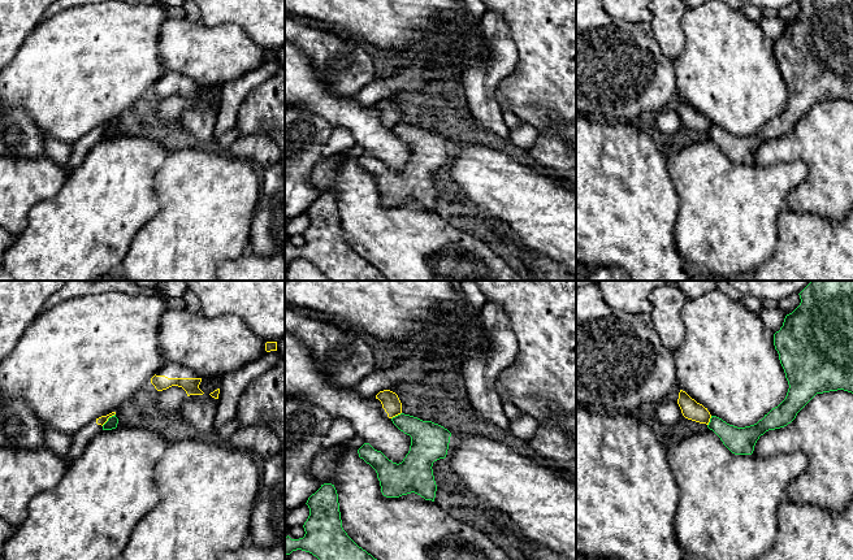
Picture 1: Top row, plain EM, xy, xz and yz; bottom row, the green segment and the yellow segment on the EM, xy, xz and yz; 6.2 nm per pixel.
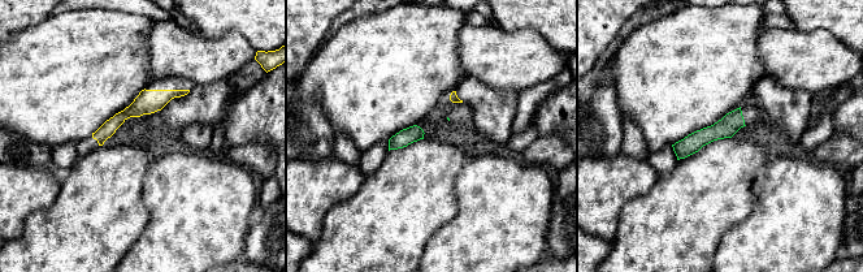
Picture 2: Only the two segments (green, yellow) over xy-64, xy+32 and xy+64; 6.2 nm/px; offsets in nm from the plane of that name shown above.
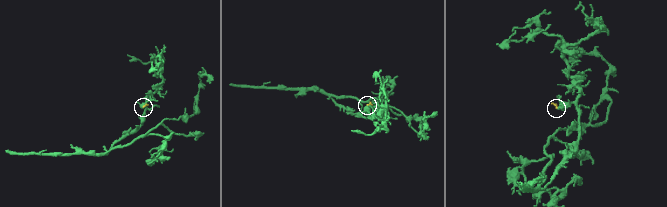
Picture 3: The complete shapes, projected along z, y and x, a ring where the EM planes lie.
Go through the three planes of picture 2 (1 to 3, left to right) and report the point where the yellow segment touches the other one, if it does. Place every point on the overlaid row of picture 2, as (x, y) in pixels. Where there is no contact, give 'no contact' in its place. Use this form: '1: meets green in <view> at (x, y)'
1: no contact
2: no contact
3: no contact

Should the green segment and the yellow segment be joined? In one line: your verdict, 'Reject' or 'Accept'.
Reject

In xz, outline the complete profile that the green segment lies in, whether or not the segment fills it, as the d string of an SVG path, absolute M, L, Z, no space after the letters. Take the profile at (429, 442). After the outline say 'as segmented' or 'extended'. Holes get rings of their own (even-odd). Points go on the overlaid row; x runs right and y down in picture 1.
M404 413L391 421L411 437L410 451L403 461L393 463L369 443L358 450L359 457L376 470L384 496L399 498L415 492L434 502L437 485L432 466L434 461L446 457L451 433L438 424Z; as segmented

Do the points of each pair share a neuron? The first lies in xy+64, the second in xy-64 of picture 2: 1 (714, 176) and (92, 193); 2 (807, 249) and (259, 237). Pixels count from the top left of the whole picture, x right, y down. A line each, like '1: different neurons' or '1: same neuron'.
1: same neuron
2: different neurons

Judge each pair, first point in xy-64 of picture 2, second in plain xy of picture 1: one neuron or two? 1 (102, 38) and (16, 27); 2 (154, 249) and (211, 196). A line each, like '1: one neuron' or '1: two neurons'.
1: two neurons
2: one neuron

